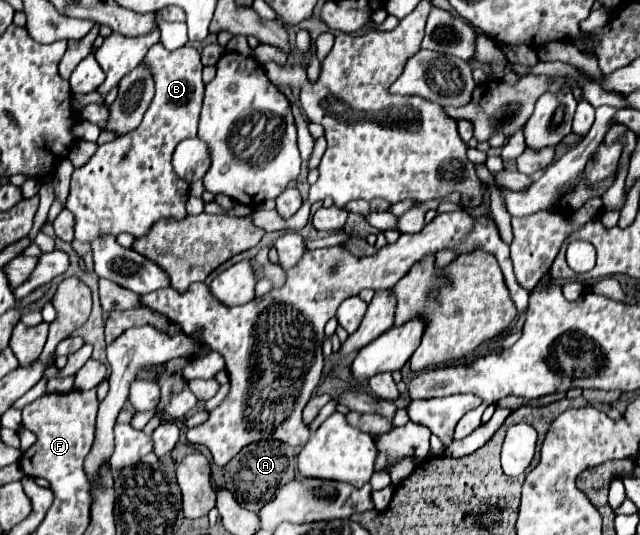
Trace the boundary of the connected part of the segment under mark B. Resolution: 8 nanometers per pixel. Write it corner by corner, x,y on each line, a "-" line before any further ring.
162,44
152,46
144,56
154,84
156,96
144,114
142,124
124,138
102,144
90,162
72,174
66,208
76,218
76,240
90,242
100,234
118,236
128,232
142,236
152,222
160,218
182,220
186,216
188,184
180,180
172,168
172,152
178,142
196,136
198,116
204,98
200,54
192,46
168,52

